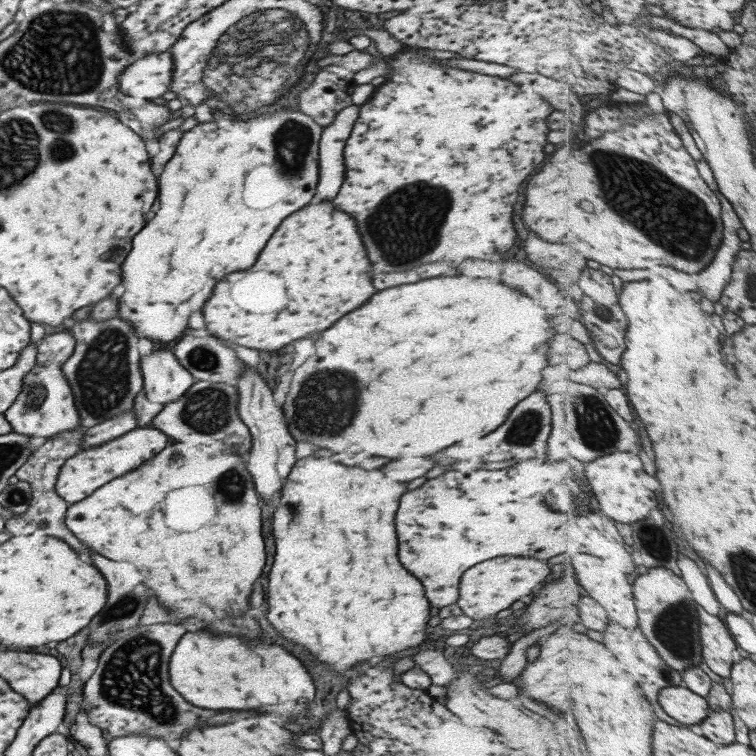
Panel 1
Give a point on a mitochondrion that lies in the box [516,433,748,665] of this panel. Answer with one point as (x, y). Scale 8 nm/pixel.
(676, 628)

